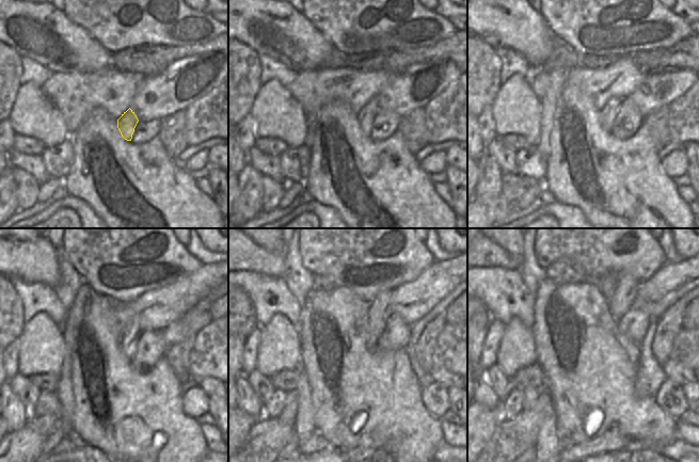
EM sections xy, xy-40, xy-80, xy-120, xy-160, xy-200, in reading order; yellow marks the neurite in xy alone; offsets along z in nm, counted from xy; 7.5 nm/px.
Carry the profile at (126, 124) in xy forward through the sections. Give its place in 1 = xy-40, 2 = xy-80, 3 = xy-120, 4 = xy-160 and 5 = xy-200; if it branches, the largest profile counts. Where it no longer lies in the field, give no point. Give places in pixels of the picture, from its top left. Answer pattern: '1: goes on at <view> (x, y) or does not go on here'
1: goes on at xy-40 (366, 116)
2: goes on at xy-80 (607, 114)
3: goes on at xy-120 (129, 344)
4: goes on at xy-160 (379, 306)
5: goes on at xy-200 (622, 299)

